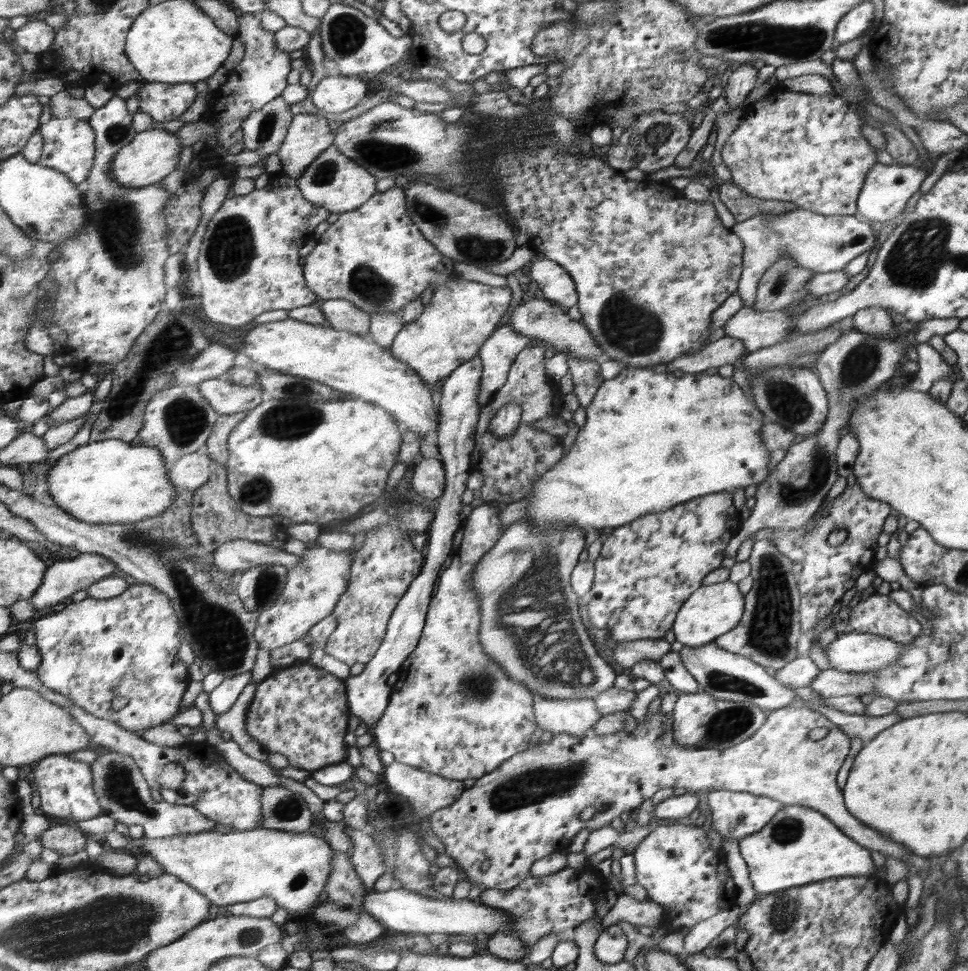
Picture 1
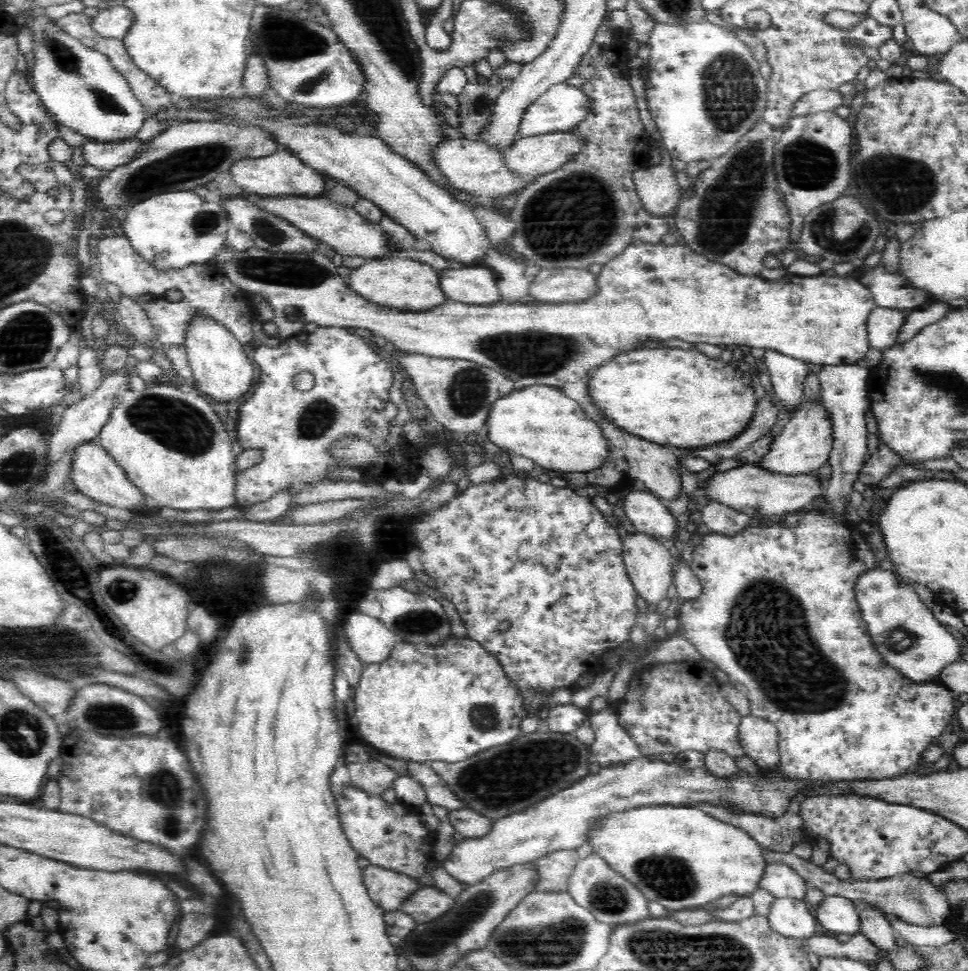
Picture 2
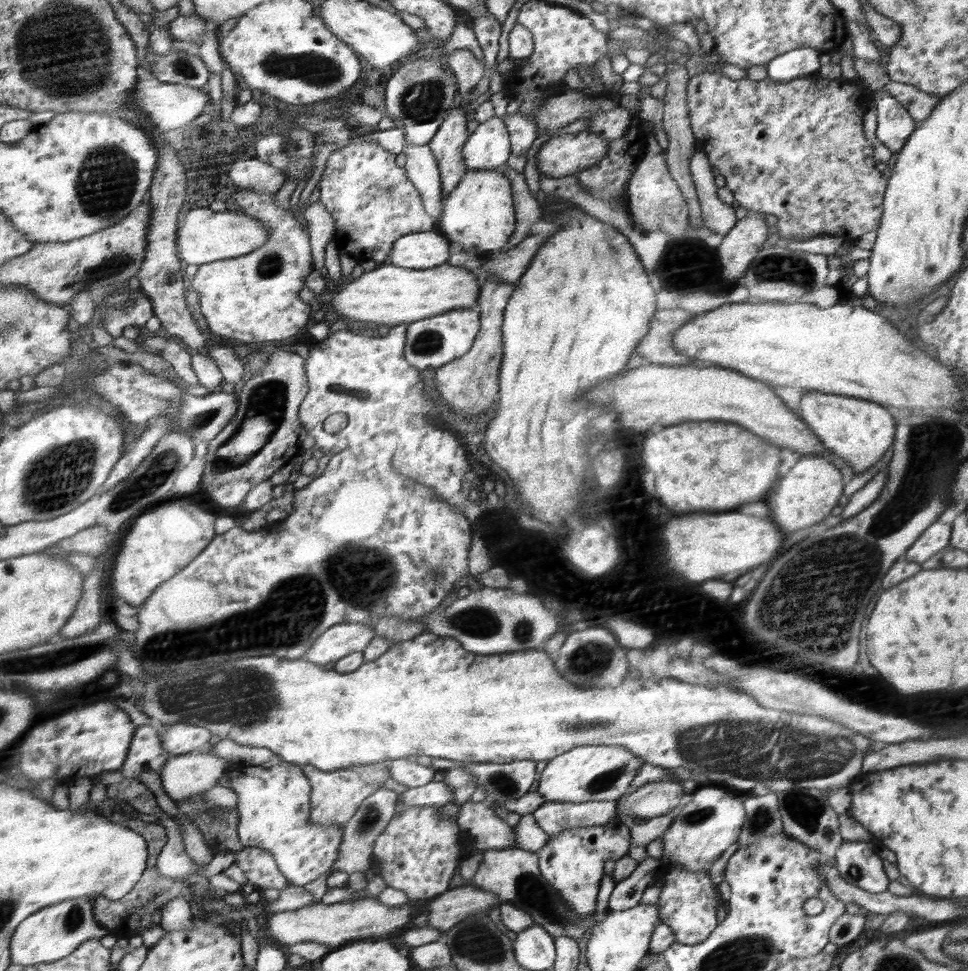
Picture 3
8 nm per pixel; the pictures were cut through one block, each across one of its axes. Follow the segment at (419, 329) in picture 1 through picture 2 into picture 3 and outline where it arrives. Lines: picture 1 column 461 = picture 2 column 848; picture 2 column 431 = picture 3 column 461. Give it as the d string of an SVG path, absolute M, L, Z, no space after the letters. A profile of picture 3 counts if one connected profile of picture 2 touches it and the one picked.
M474 307L448 310L446 313L411 322L406 334L405 358L417 370L440 369L469 352L477 340L478 330L481 330L481 322L478 322L478 312L474 312Z

